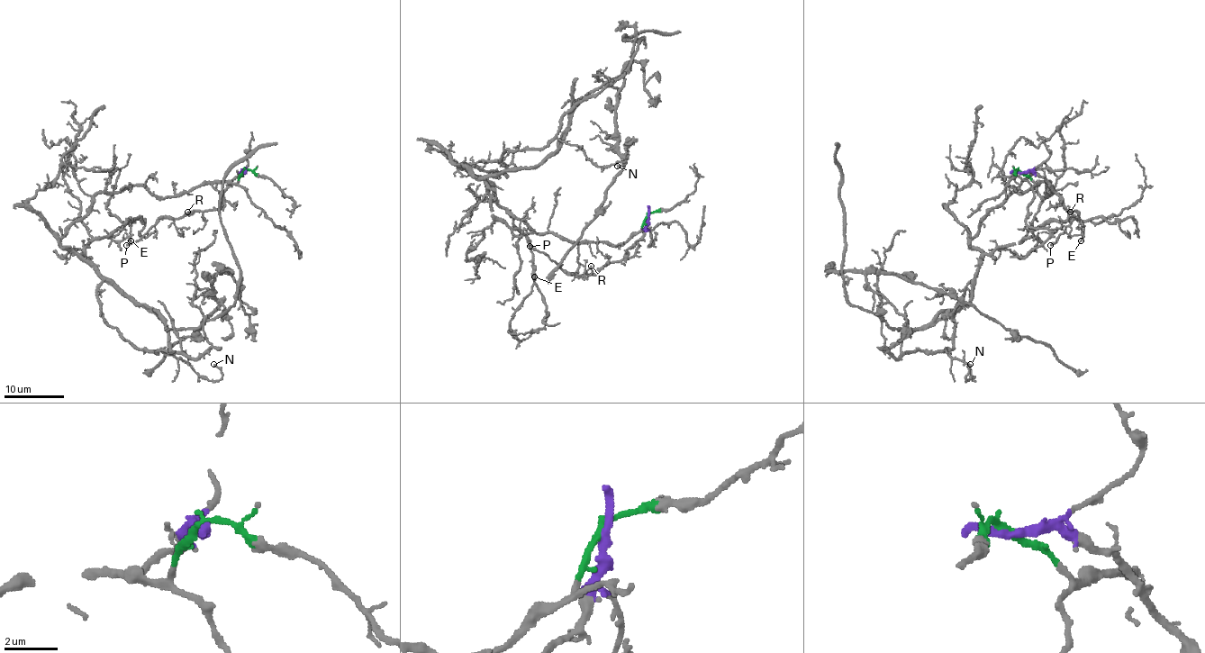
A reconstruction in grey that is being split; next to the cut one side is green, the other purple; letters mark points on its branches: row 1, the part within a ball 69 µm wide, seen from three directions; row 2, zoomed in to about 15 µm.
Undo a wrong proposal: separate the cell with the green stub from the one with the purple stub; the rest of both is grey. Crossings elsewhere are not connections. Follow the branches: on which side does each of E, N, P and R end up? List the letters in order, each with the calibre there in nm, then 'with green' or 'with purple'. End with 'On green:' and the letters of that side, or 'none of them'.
E: 160 nm thick; with green
N: 160 nm thick; with green
P: 200 nm thick; with purple
R: 120 nm thick; with purple
On green: E, N

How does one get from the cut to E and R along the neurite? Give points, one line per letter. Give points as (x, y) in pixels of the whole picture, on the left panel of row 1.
E: (244, 172), (235, 183), (163, 197), (131, 185), (101, 192), (60, 244), (83, 253), (131, 220), (131, 240)
R: (244, 172), (231, 183), (223, 193), (221, 205), (185, 215), (187, 211)

